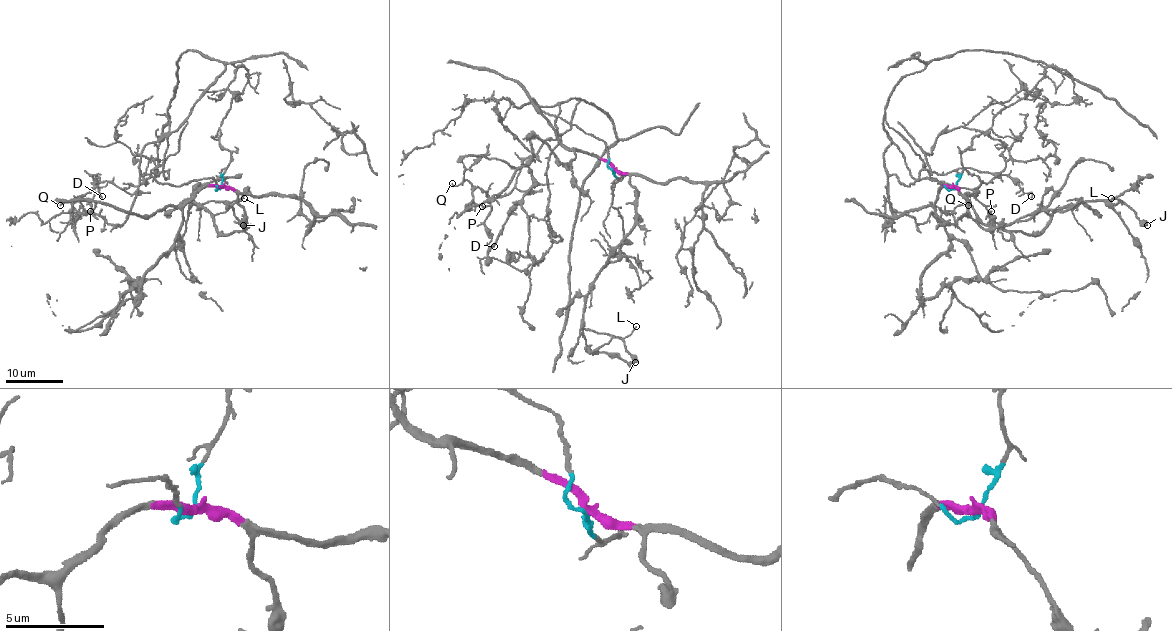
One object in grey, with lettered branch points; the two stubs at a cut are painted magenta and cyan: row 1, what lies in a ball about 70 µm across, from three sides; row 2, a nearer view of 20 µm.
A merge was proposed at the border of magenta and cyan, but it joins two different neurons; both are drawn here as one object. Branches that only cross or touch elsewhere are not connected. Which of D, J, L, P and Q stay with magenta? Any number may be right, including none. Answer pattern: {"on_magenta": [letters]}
{"on_magenta": ["J", "L"]}

